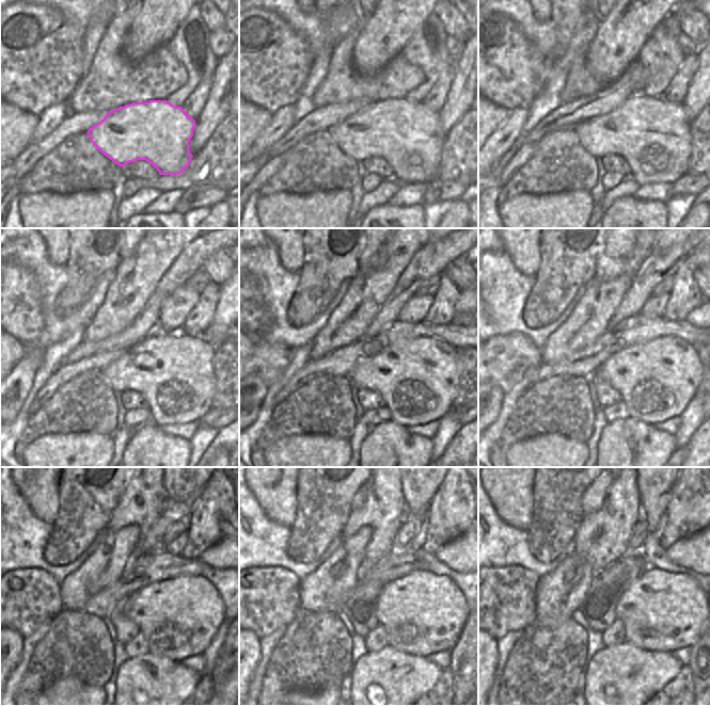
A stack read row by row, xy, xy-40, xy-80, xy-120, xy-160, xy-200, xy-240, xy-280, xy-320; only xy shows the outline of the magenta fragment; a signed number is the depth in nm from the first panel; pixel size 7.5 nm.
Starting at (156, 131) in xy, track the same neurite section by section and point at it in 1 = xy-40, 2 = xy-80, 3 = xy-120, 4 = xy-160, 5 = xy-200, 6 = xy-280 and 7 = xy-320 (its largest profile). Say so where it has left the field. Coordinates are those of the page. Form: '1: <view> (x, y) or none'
1: xy-40 (408, 135)
2: xy-80 (653, 135)
3: xy-120 (174, 373)
4: xy-160 (417, 379)
5: xy-200 (657, 380)
6: xy-280 (422, 613)
7: xy-320 (664, 611)

